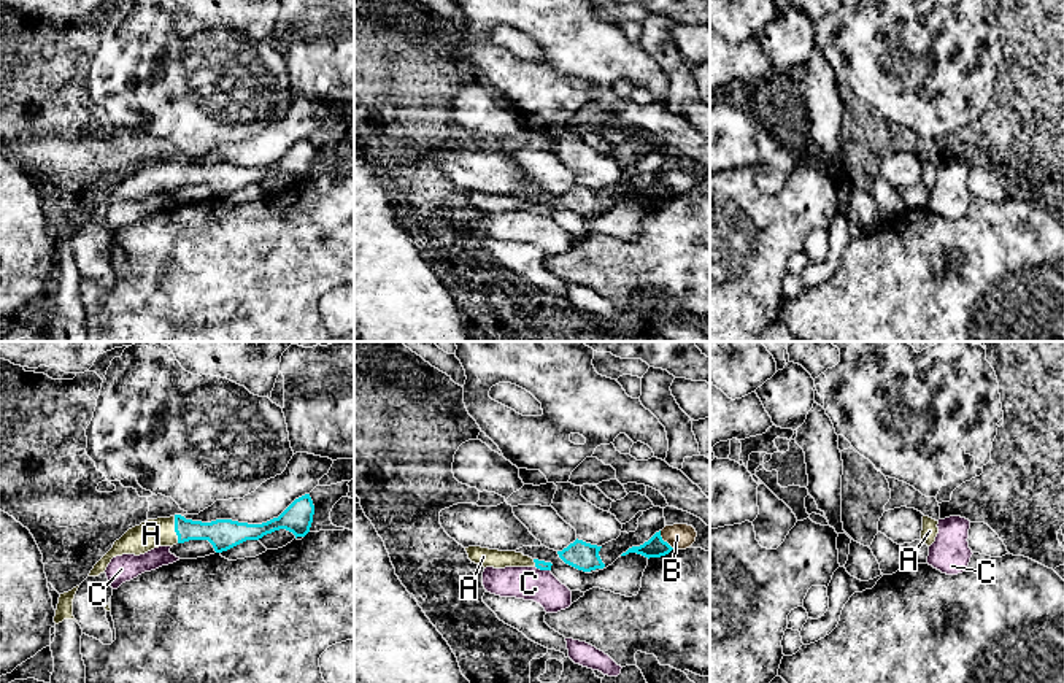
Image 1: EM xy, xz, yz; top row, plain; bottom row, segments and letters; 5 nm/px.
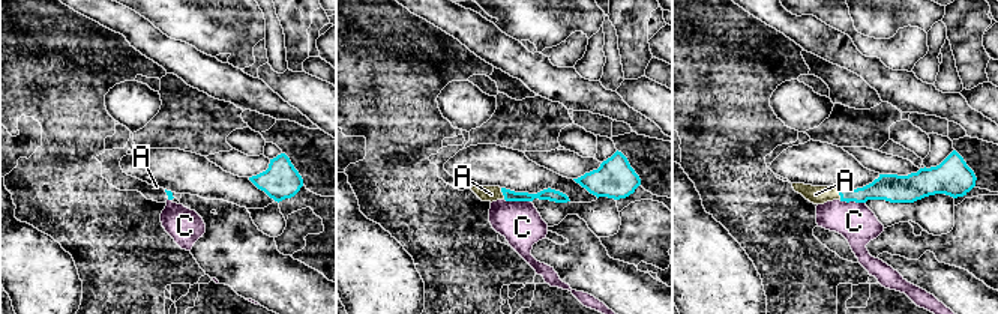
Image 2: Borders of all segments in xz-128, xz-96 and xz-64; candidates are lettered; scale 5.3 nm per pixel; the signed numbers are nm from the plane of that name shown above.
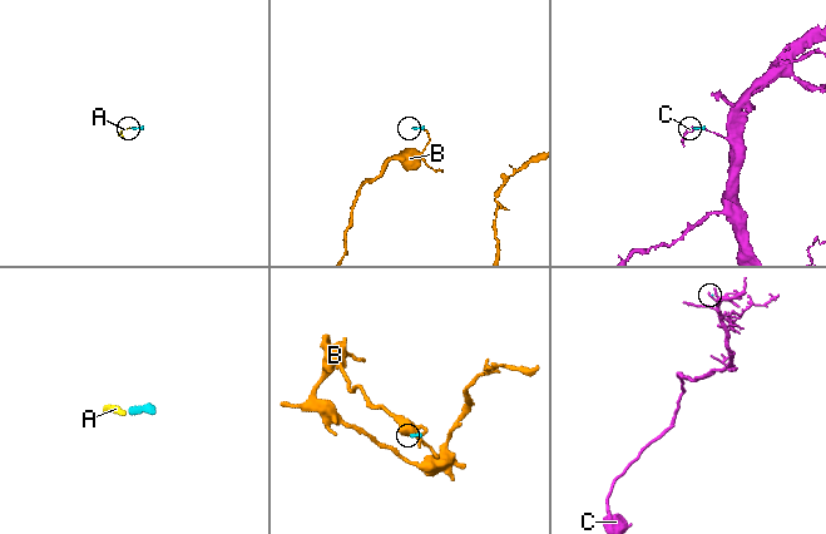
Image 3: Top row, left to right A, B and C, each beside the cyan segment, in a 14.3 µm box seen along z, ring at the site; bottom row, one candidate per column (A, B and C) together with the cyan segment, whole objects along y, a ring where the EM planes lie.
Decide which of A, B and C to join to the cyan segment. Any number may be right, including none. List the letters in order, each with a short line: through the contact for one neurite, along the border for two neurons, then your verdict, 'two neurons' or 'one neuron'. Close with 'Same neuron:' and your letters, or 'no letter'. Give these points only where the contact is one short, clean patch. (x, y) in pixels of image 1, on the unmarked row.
A: xy (223, 178), (175, 173), (151, 178) | one neuron
B: xz (659, 175), (659, 180), (674, 192) | two neurons
C: xz (535, 210), (550, 215) | two neurons
Same neuron: A

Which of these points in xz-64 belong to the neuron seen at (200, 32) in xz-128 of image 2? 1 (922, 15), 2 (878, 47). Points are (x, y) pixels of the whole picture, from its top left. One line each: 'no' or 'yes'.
1: yes
2: no

